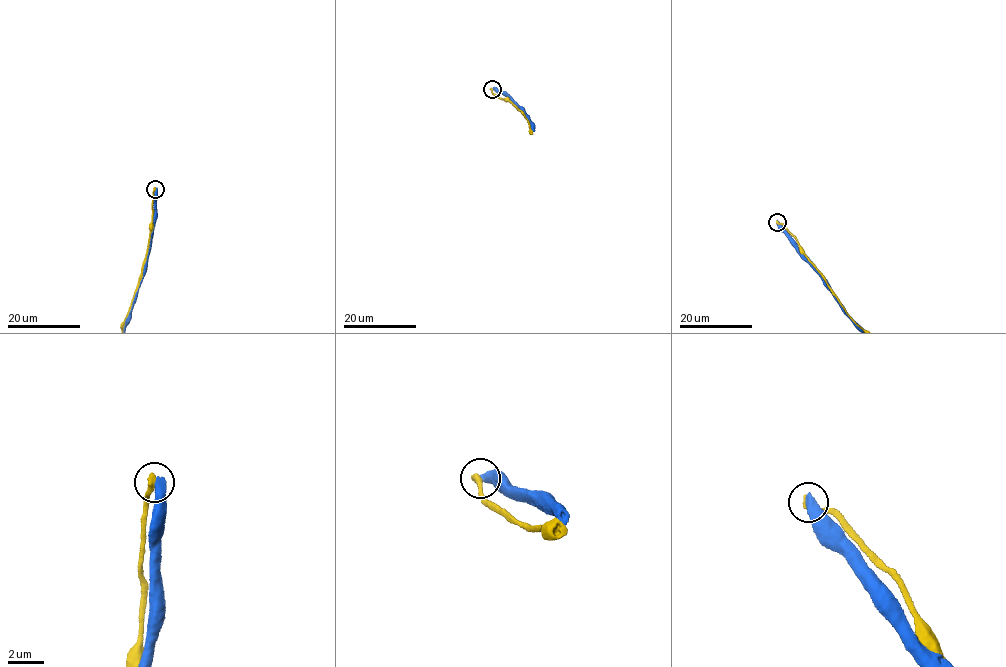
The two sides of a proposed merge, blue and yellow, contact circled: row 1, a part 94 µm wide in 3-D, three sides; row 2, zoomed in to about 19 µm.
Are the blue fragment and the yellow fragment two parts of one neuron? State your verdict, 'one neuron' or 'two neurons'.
two neurons

